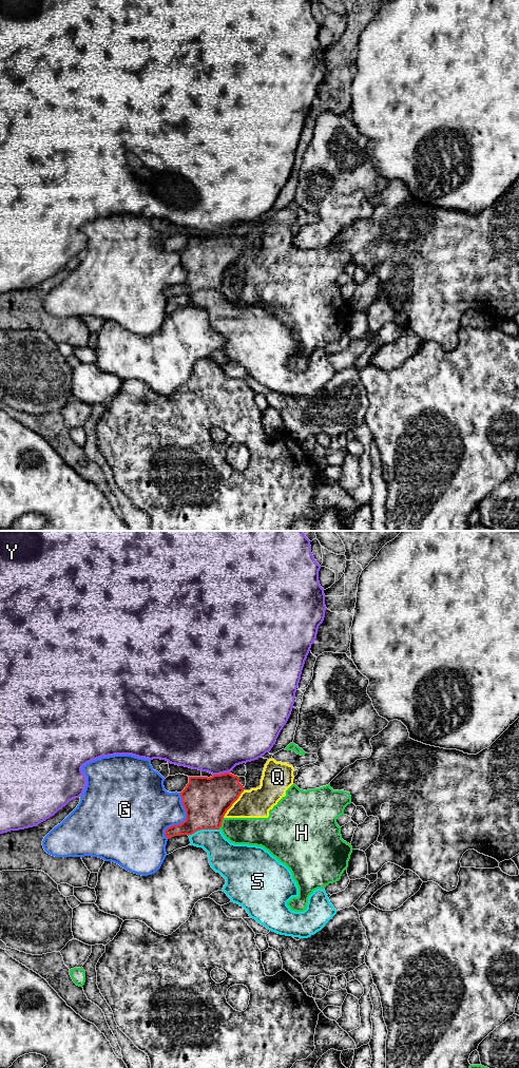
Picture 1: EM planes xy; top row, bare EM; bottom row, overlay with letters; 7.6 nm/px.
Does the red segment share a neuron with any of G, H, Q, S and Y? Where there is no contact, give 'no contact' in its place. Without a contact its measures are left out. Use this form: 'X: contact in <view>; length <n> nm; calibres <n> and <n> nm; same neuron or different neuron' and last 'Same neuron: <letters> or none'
G: contact in xy; length 360 nm; calibres 360 and 340 nm; different neuron
H: contact in xy; length 100 nm; calibres 360 and 200 nm; different neuron
Q: contact in xy; length 260 nm; calibres 360 and 220 nm; different neuron
S: contact in xy; length 240 nm; calibres 360 and 220 nm; different neuron
Y: contact in xy; length 130 nm; calibres 360 and 460 nm; different neuron
Same neuron: none

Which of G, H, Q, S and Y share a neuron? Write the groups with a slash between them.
G / H Q / S / Y

